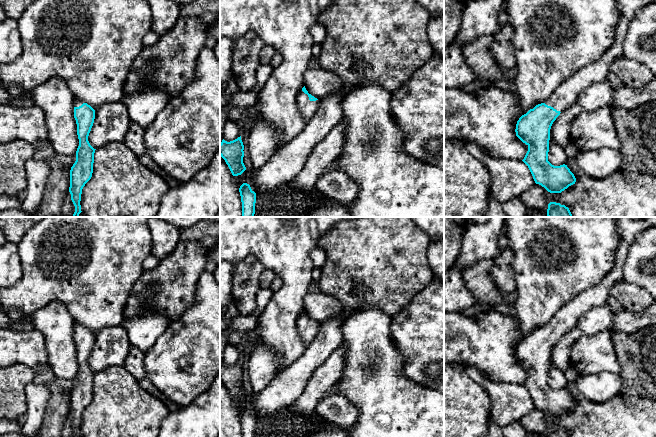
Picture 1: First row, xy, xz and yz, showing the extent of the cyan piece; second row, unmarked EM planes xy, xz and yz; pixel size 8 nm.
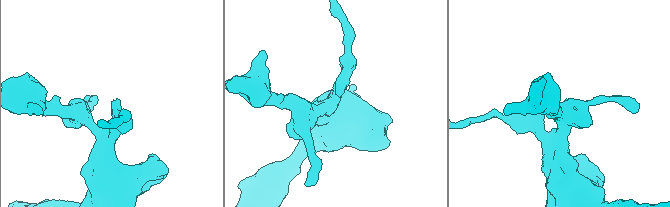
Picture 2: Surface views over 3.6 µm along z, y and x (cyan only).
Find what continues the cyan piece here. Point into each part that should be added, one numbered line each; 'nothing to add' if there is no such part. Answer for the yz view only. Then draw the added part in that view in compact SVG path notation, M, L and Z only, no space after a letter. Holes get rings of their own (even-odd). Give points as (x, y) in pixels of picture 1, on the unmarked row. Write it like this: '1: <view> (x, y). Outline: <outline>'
1: yz (565, 318). Outline: M616 217L616 224L620 234L620 243L616 251L613 269L597 285L580 293L559 309L544 326L546 329L562 336L575 327L576 322L584 313L608 300L611 287L622 280L623 265L636 235L645 229L656 226L656 217Z

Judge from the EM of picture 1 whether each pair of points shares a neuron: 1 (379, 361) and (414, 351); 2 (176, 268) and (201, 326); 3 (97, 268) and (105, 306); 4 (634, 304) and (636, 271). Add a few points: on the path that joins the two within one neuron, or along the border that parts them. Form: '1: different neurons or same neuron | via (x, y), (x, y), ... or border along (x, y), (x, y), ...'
1: different neurons | border along (391, 333), (407, 377)
2: different neurons | border along (197, 281), (194, 302), (175, 321)
3: same neuron | via (97, 277), (97, 297)
4: different neurons | border along (622, 279), (629, 283), (637, 284), (645, 290)

